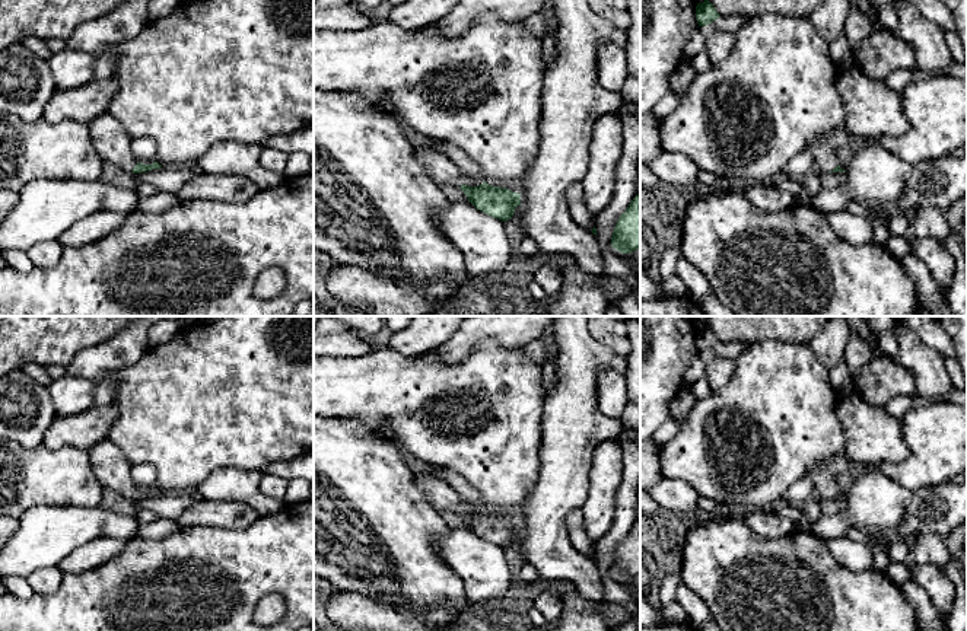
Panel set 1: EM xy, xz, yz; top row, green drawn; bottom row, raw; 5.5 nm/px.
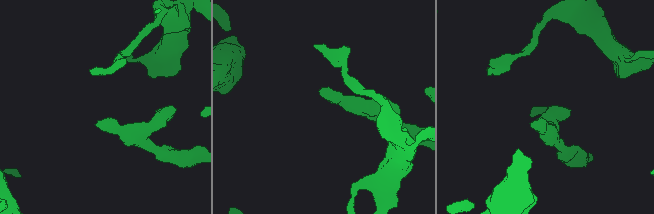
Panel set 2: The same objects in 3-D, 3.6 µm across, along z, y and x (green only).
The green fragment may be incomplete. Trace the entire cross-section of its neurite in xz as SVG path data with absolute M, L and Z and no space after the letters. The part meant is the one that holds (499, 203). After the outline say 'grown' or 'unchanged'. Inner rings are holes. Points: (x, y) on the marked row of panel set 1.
M433 144L413 149L417 162L438 185L461 188L468 201L480 211L506 222L521 205L521 194L483 182L478 187L464 184L458 166Z; grown

